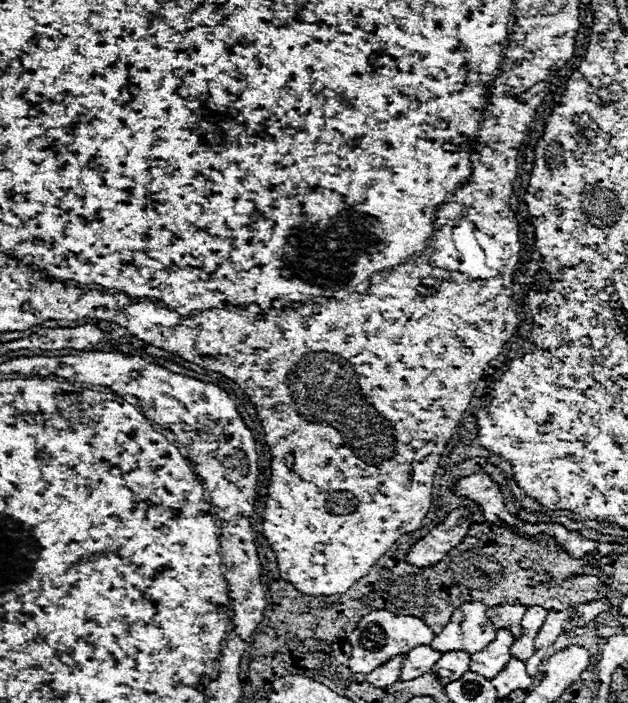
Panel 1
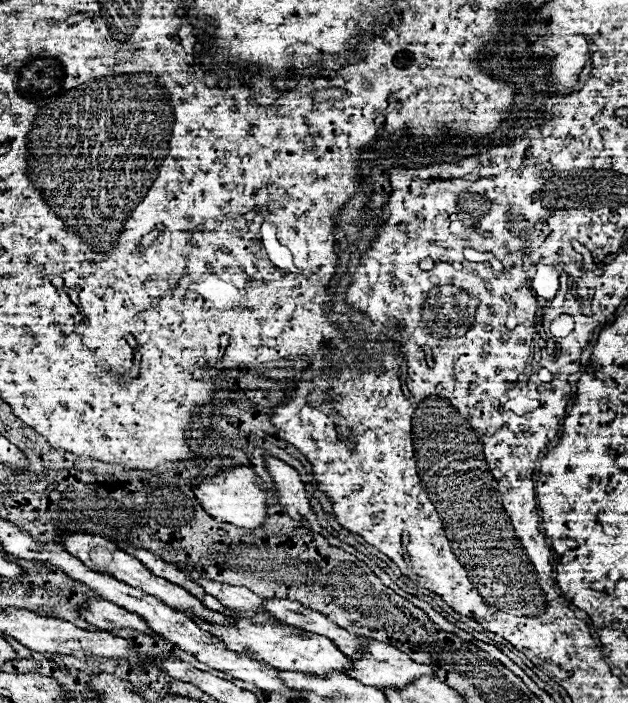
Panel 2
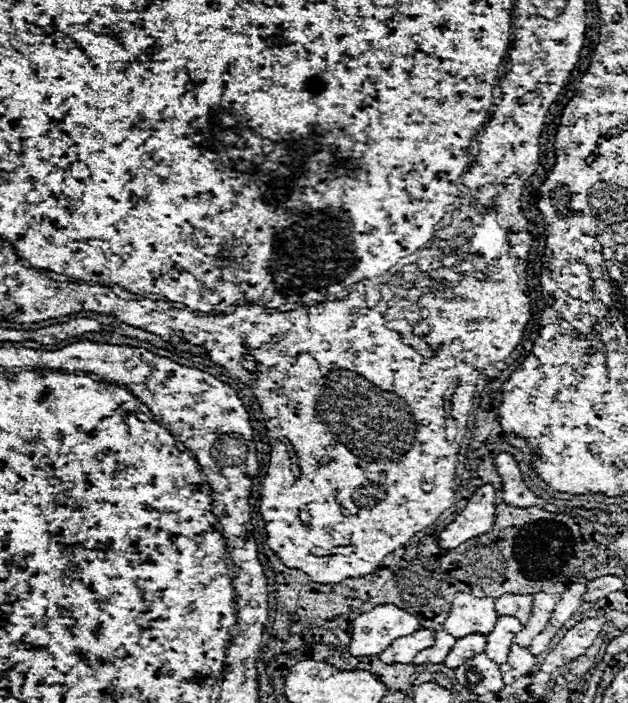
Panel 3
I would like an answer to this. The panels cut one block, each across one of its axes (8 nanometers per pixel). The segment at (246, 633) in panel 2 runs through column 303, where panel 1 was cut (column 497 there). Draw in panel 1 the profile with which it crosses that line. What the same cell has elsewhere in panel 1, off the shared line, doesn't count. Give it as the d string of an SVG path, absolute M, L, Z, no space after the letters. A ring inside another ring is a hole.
M500 628L496 634L496 640L492 640L484 650L472 654L470 670L490 680L494 674L498 674L508 664L512 642L514 642L512 632L506 628Z

